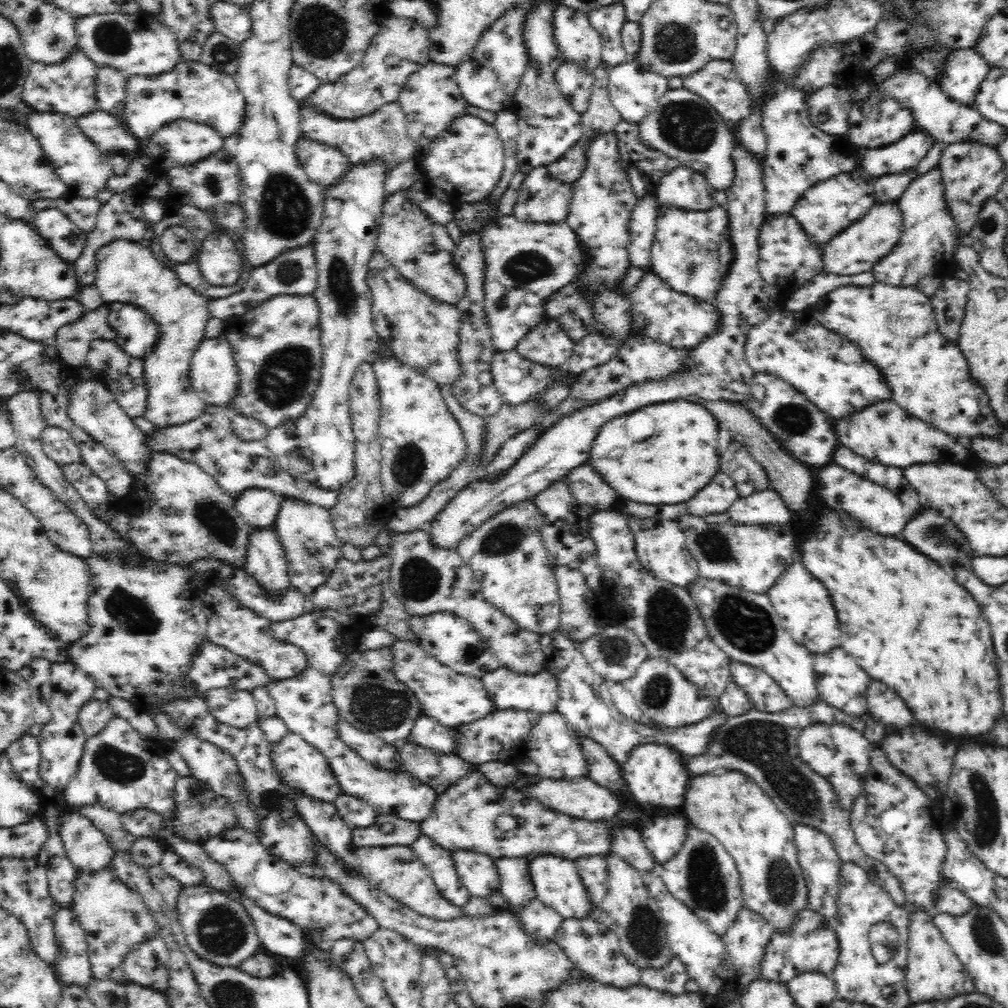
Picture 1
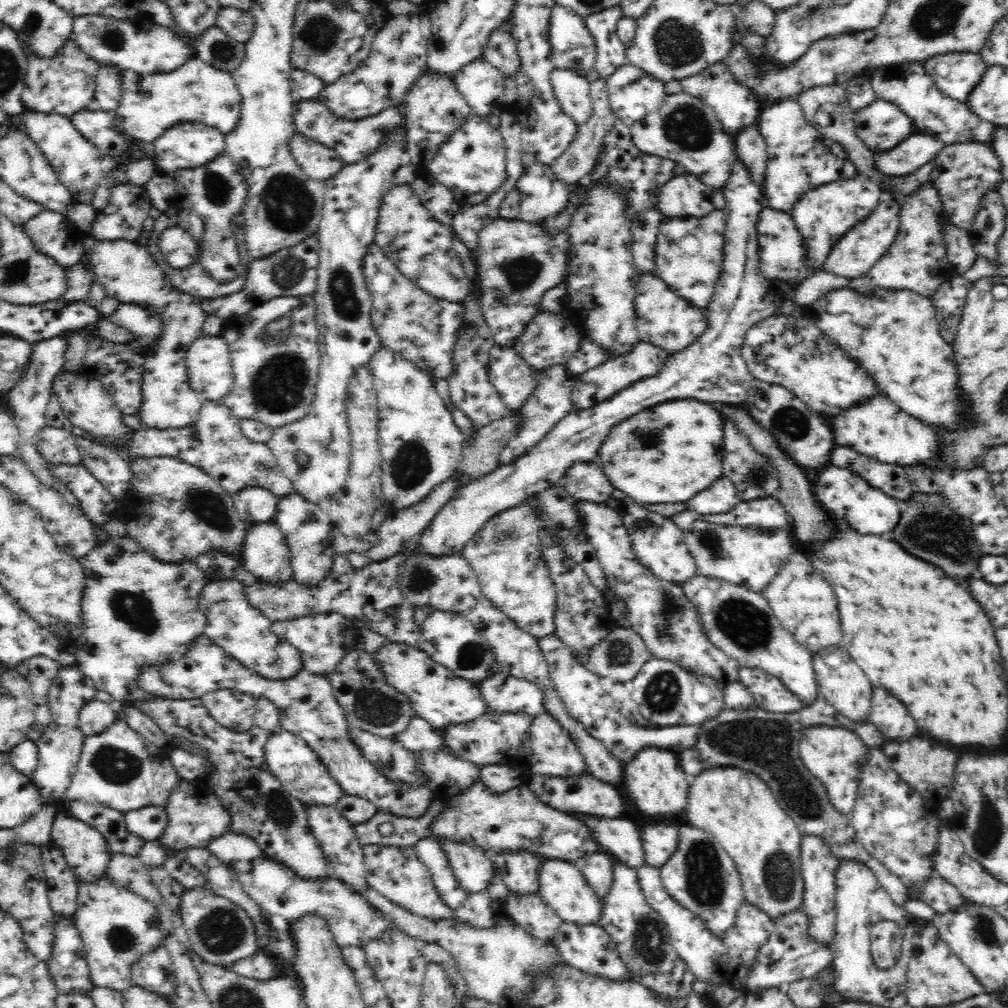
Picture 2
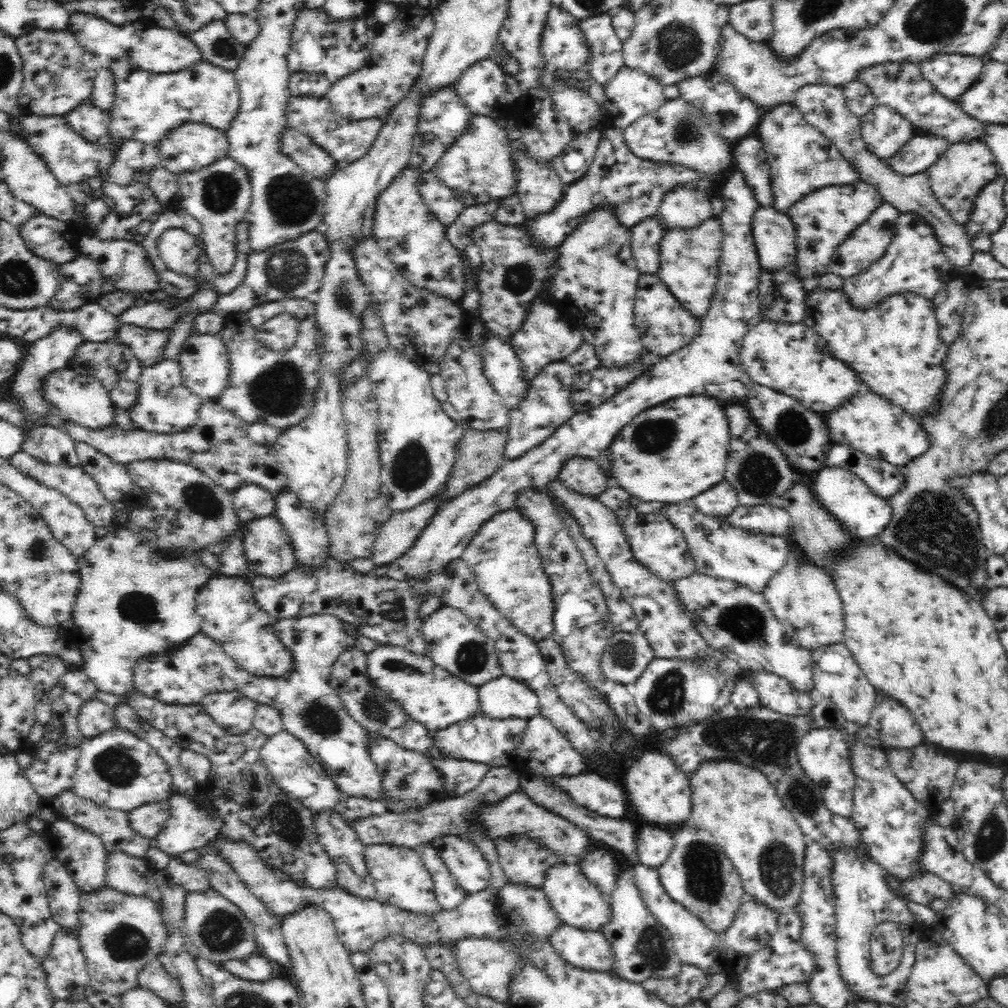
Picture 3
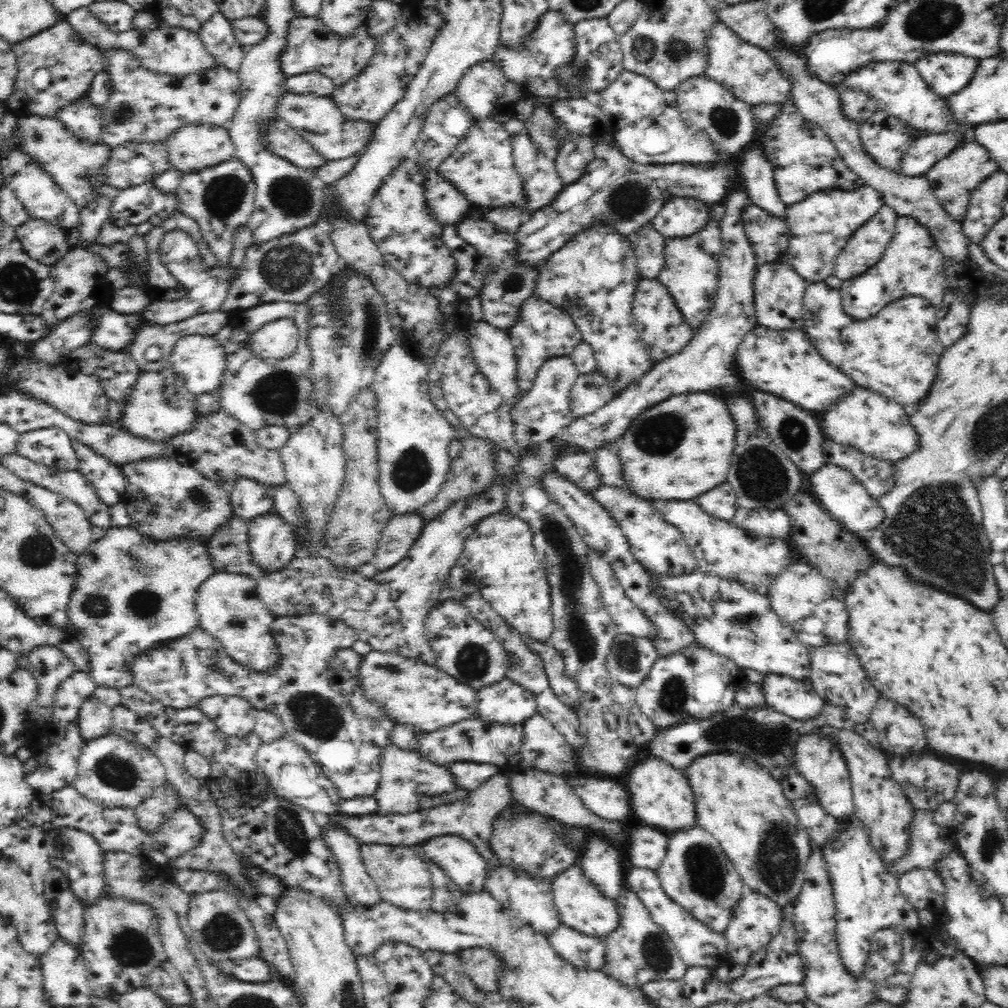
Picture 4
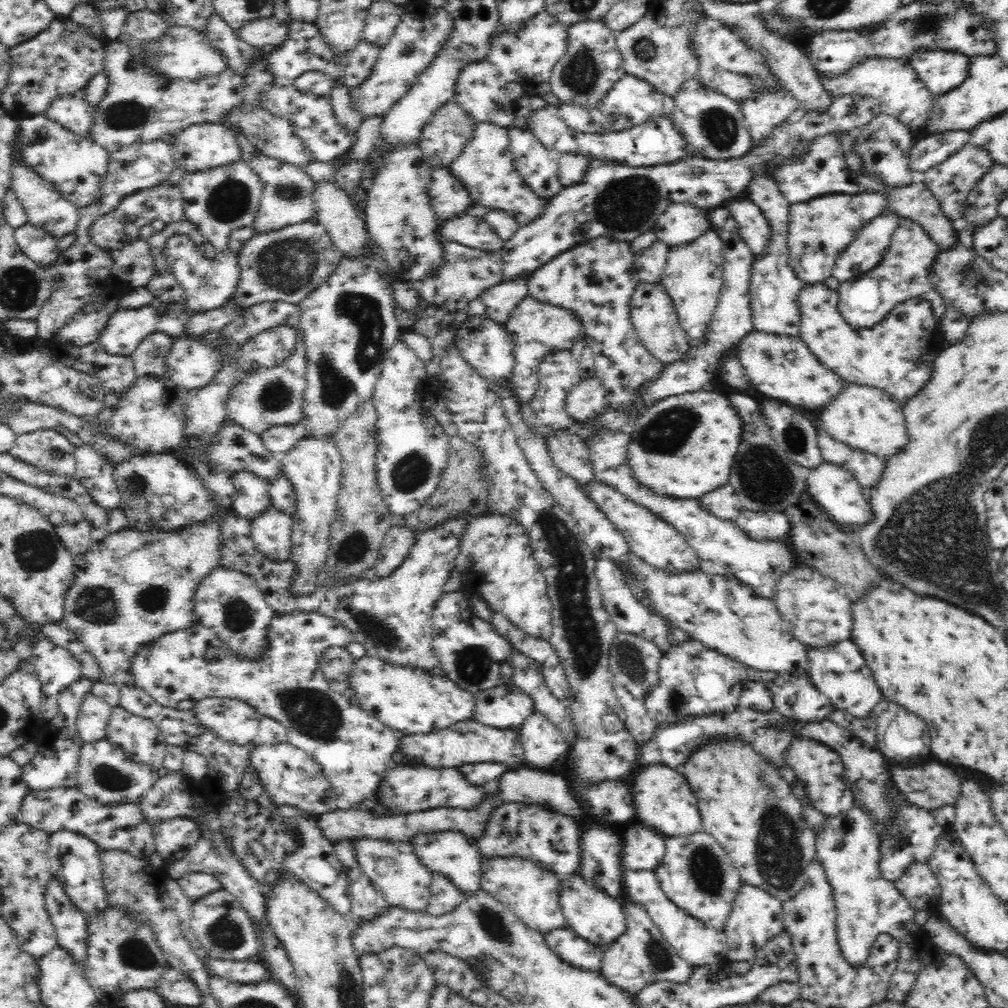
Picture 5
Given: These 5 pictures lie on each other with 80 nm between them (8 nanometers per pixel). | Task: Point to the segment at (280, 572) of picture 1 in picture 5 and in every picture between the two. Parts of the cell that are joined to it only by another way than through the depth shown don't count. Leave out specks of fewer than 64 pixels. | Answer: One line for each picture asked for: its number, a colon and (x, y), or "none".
2: (266, 555)
3: (267, 543)
4: (272, 541)
5: (271, 530)

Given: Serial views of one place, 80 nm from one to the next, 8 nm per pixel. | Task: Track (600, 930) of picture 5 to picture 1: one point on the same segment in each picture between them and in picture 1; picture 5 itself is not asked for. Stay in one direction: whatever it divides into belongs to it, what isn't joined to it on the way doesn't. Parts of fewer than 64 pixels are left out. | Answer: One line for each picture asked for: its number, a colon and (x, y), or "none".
1: (557, 883)
2: (562, 886)
3: (579, 903)
4: (581, 905)

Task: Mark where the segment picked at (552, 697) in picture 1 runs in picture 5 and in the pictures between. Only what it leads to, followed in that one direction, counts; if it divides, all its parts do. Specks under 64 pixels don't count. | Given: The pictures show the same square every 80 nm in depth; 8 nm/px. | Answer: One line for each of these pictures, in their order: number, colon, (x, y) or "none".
2: (503, 693)
3: (504, 698)
4: (505, 702)
5: (506, 707)

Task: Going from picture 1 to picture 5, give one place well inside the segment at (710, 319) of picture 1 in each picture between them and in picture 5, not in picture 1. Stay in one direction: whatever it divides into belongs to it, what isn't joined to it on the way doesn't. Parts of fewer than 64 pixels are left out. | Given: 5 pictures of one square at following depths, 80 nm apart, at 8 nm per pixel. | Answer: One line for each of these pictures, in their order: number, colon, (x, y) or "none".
2: (663, 318)
3: (666, 327)
4: (662, 328)
5: (652, 313)

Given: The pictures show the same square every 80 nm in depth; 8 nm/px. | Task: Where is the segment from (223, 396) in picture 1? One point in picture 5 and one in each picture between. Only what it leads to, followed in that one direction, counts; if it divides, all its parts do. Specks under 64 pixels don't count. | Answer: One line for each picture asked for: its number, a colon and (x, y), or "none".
2: (208, 366)
3: (204, 360)
4: (199, 362)
5: (191, 364)

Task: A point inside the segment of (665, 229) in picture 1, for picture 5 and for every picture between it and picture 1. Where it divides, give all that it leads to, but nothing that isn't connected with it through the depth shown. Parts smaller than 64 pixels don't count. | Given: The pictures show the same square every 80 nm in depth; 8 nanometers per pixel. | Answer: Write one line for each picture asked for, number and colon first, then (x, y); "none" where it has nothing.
2: (688, 256)
3: (689, 258)
4: (691, 272)
5: (693, 278)

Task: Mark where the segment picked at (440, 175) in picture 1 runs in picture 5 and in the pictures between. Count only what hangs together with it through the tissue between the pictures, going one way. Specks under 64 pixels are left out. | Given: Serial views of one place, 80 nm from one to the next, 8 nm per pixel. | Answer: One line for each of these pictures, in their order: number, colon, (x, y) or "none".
2: (472, 164)
3: (479, 167)
4: (482, 167)
5: (486, 167)

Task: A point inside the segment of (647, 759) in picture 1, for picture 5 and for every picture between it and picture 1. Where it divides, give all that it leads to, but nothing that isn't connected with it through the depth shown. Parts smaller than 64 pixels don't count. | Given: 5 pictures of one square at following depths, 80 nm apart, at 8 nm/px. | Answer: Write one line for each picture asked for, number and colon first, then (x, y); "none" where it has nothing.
2: (657, 785)
3: (659, 792)
4: (661, 796)
5: (663, 799)

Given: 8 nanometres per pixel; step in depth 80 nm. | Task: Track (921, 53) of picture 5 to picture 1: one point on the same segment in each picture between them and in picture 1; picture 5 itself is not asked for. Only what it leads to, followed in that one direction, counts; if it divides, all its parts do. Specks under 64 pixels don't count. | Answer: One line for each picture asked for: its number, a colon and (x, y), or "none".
1: (964, 69)
2: (956, 75)
3: (951, 74)
4: (945, 73)

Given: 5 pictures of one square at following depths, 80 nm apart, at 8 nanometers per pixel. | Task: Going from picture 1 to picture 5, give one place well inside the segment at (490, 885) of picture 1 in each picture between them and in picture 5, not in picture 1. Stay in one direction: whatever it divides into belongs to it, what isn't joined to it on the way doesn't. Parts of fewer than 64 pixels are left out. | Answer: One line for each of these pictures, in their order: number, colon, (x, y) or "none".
2: (473, 867)
3: (466, 863)
4: (460, 860)
5: (458, 858)

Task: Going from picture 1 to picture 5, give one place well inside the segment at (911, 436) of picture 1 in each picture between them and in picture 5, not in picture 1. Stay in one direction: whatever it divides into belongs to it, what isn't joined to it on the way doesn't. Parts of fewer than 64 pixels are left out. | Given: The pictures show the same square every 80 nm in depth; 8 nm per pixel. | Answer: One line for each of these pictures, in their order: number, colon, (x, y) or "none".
2: (877, 428)
3: (879, 428)
4: (870, 422)
5: (867, 418)

